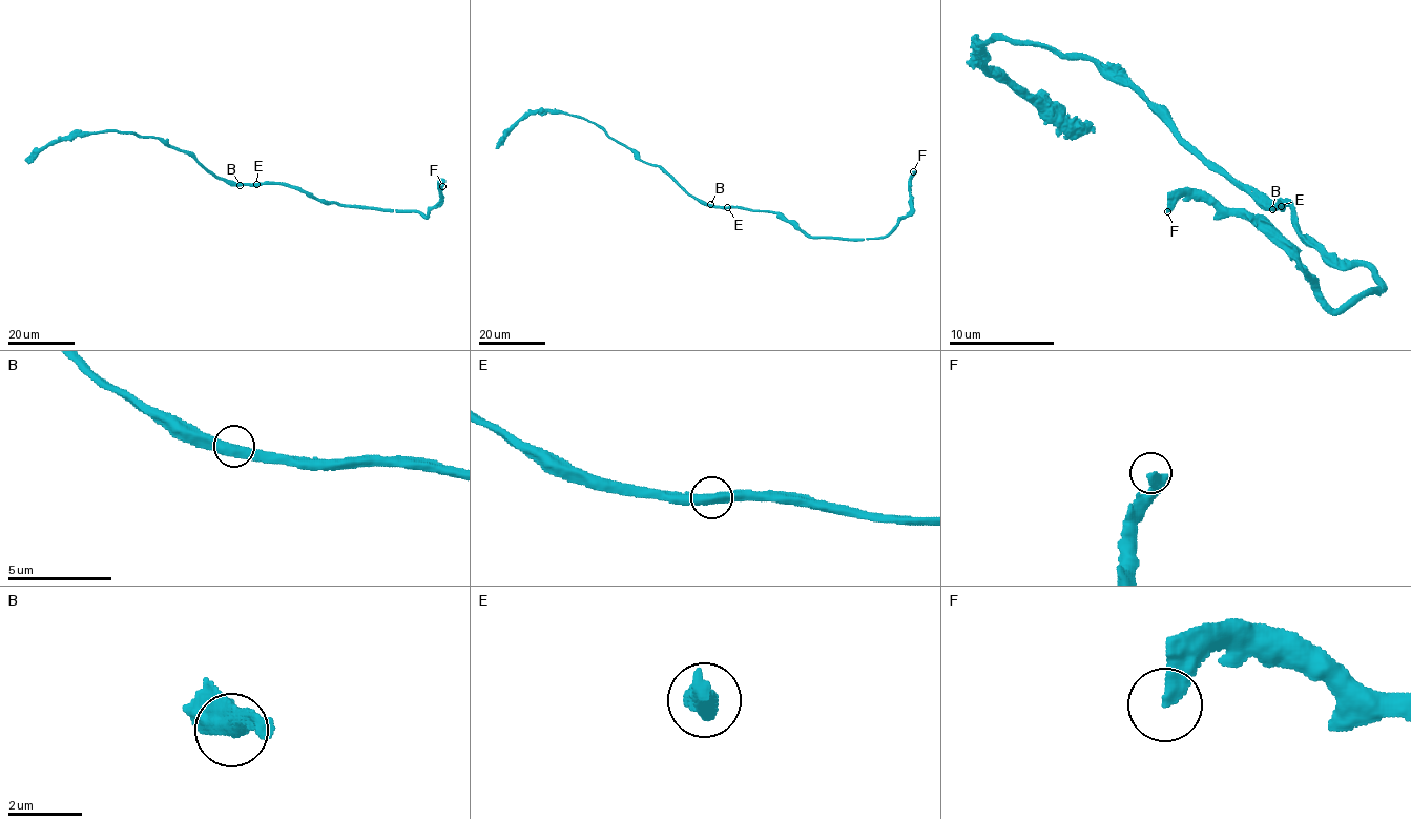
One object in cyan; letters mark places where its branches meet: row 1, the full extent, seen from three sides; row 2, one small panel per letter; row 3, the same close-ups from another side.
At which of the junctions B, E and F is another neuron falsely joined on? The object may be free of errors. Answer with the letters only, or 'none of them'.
none of them

